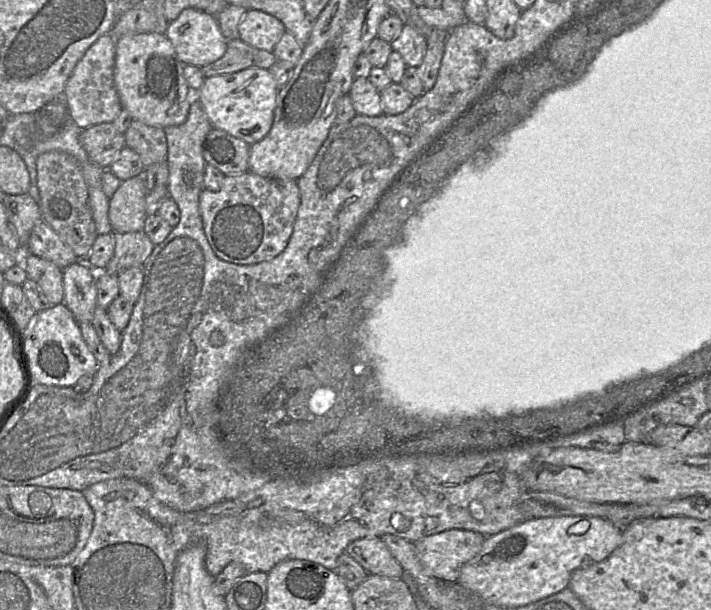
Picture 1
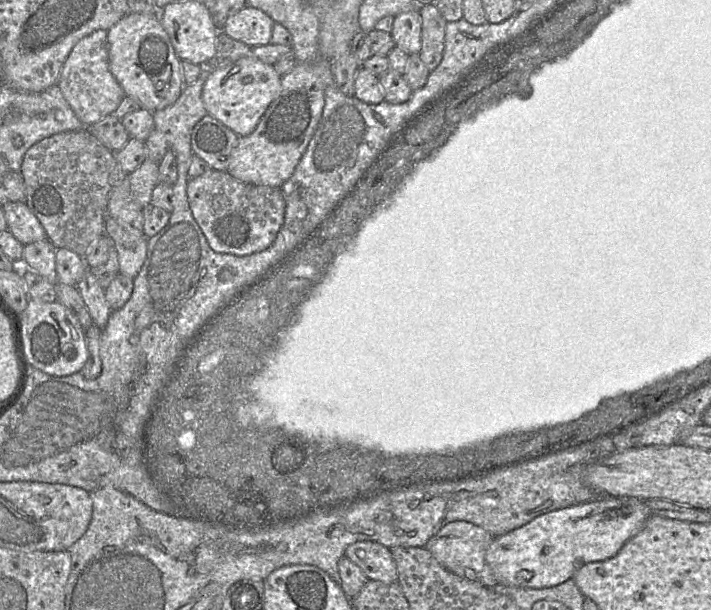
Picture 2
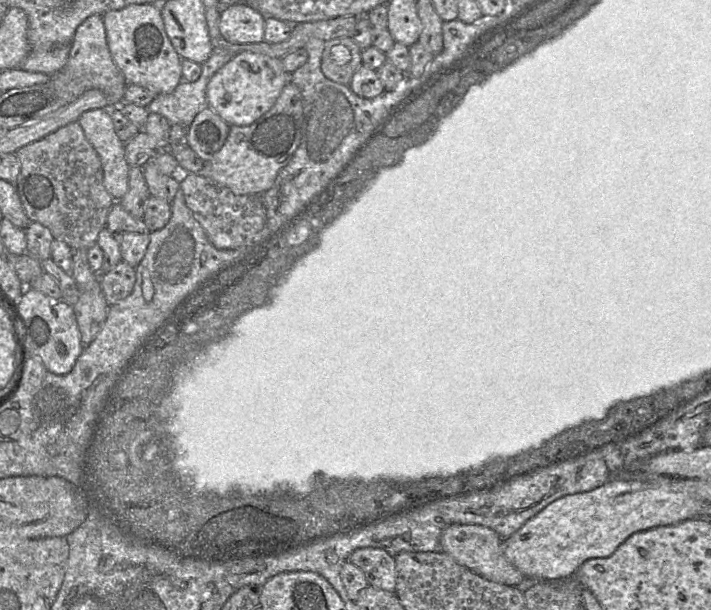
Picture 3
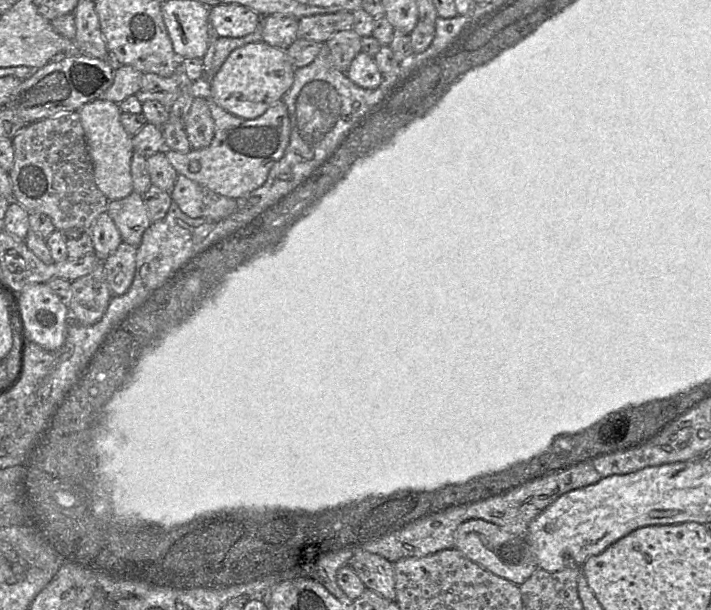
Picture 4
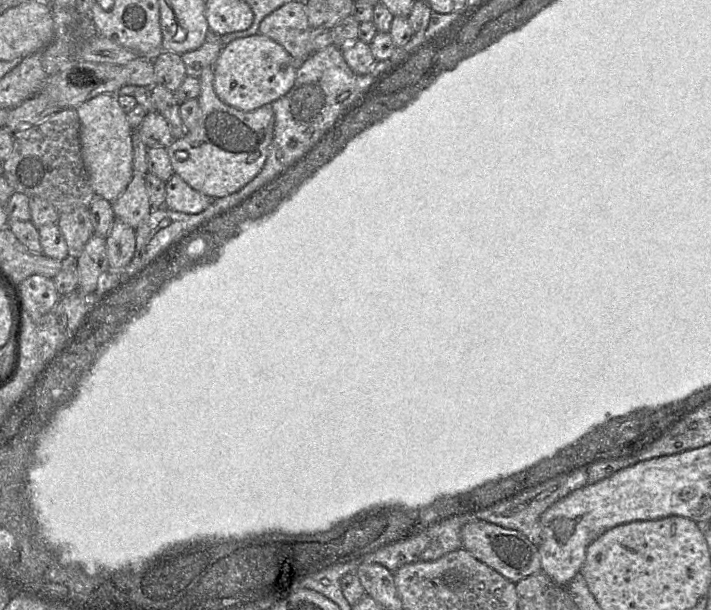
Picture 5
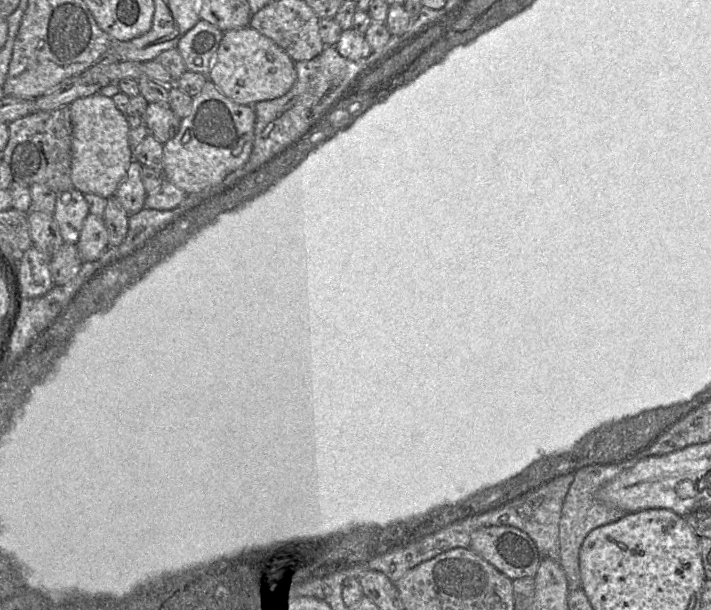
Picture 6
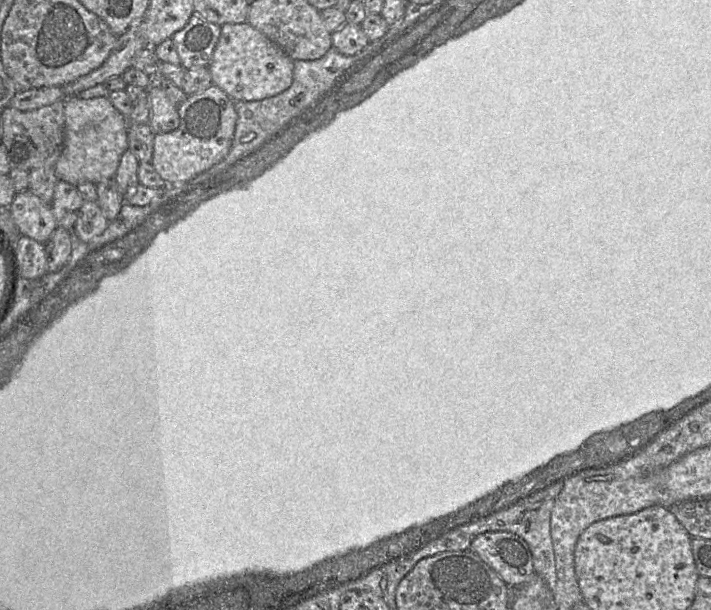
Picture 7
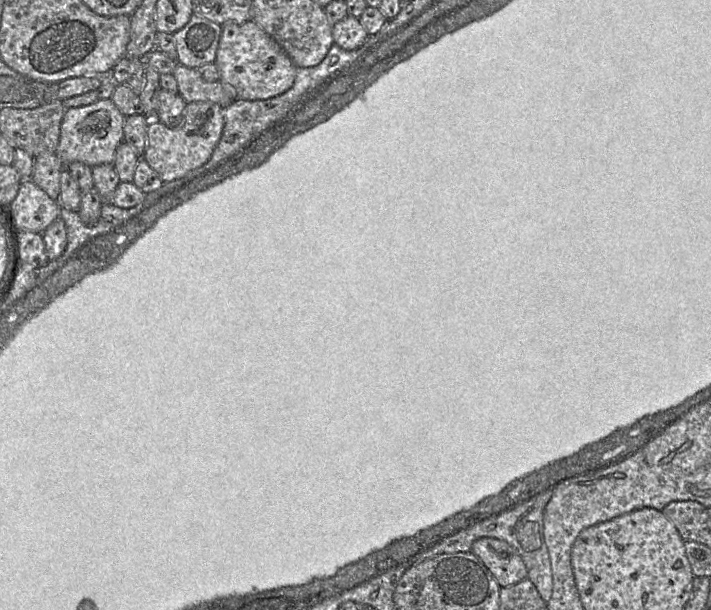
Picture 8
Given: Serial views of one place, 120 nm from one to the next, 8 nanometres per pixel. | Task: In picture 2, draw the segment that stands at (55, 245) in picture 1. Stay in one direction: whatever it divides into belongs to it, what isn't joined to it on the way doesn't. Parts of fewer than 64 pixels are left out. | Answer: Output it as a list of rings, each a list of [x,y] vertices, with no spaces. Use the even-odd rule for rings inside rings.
[[[7,202],[2,208],[8,229],[23,245],[48,238],[44,227],[26,202]]]

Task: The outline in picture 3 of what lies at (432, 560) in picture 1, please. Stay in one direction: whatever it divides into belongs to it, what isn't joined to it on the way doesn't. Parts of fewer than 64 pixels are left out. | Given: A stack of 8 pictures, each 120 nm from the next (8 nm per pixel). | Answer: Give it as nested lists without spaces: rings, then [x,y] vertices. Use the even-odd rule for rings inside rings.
[[[476,524],[450,525],[441,534],[440,544],[441,552],[486,580],[516,587],[525,579],[522,573],[506,559],[503,552],[503,539],[488,527]]]

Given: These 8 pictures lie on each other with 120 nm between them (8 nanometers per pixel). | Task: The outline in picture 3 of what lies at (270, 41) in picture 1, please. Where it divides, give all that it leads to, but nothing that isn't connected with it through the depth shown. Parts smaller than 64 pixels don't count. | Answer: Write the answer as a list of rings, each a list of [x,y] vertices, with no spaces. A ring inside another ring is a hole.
[[[245,2],[222,7],[219,18],[221,37],[231,43],[262,42],[264,41],[265,17]]]

